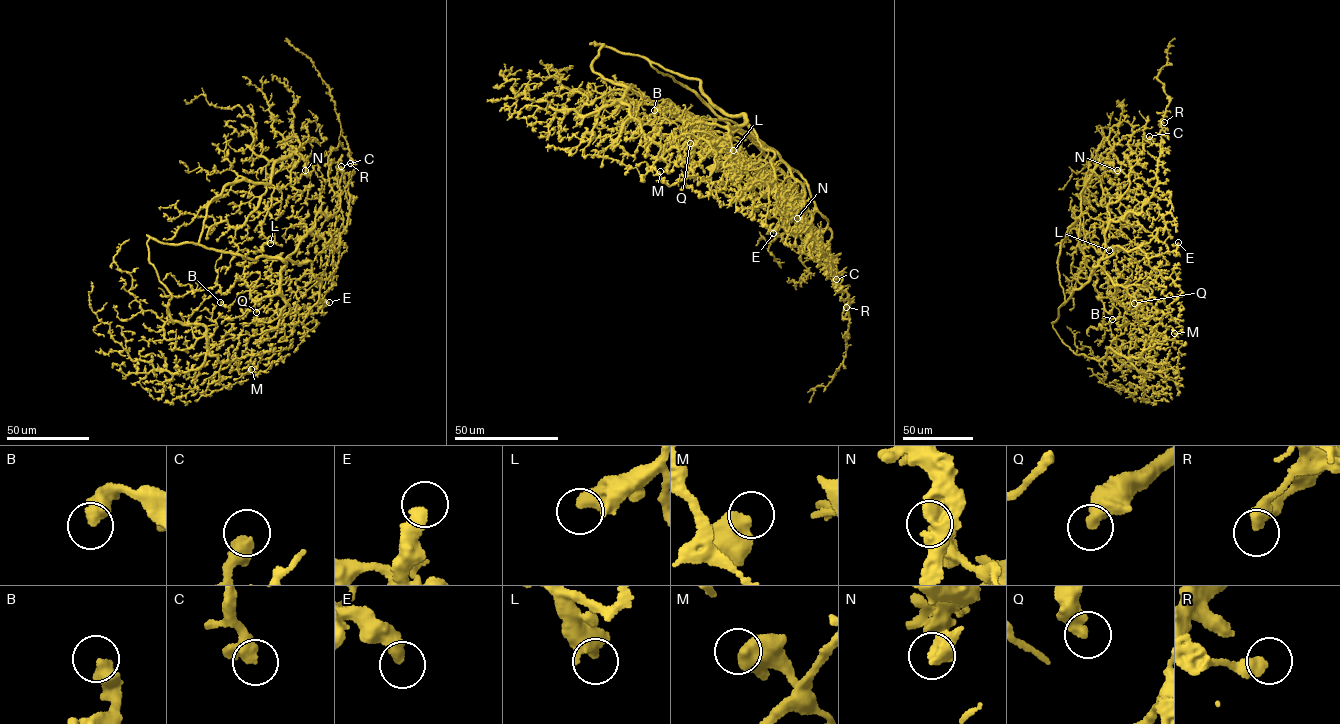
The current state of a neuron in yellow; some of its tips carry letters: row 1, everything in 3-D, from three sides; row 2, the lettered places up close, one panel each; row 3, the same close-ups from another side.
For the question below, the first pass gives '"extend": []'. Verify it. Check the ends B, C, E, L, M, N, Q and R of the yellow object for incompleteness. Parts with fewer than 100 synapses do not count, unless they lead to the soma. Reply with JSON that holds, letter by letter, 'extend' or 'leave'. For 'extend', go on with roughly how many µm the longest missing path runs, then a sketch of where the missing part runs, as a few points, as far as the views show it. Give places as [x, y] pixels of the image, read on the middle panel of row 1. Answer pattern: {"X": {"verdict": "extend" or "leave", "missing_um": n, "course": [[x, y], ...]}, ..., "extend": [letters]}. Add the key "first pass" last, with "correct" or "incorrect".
{"B": {"verdict": "leave"}, "C": {"verdict": "leave"}, "E": {"verdict": "leave"}, "L": {"verdict": "leave"}, "M": {"verdict": "leave"}, "N": {"verdict": "leave"}, "Q": {"verdict": "leave"}, "R": {"verdict": "leave"}, "extend": [], "first pass": "correct"}

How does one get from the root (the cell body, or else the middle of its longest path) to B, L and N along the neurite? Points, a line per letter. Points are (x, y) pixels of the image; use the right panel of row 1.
B: (1094, 268), (1099, 265), (1115, 286), (1117, 301), (1112, 299), (1119, 313), (1118, 319), (1112, 319)
L: (1094, 268), (1062, 304), (1059, 246), (1082, 213), (1085, 240), (1097, 251), (1104, 244), (1109, 250)
N: (1094, 268), (1062, 304), (1059, 246), (1081, 213), (1080, 195), (1093, 170), (1107, 163), (1117, 170)

